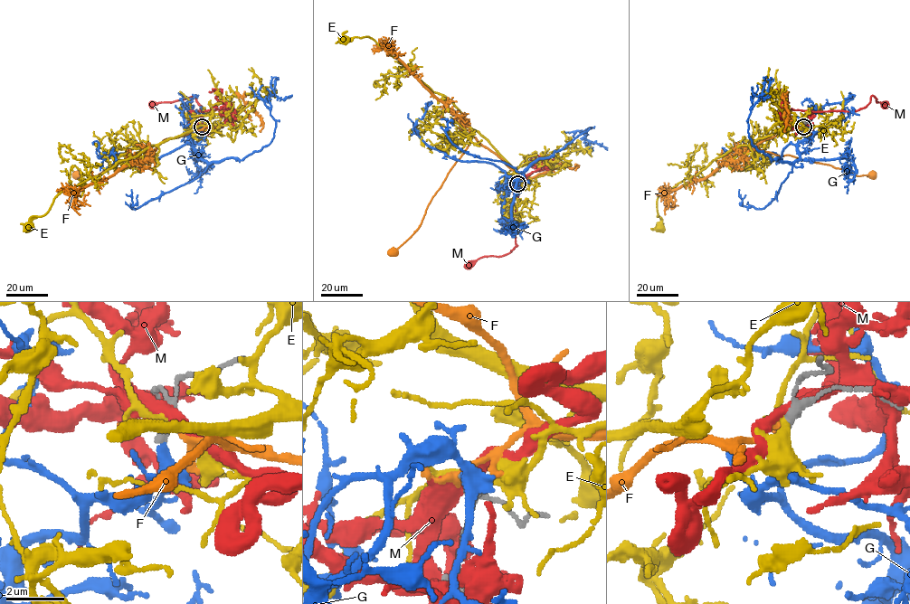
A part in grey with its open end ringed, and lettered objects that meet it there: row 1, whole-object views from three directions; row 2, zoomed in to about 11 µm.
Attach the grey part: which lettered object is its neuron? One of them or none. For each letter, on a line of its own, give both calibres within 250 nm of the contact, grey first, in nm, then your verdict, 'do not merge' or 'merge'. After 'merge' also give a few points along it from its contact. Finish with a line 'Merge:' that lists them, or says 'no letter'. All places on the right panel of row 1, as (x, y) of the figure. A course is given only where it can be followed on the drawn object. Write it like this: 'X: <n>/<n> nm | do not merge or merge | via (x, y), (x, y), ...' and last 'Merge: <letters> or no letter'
E: 320/240 nm | do not merge
F: 320/240 nm | do not merge
G: 280/360 nm | merge | via (803, 127), (811, 134), (798, 144), (800, 158), (792, 163), (772, 160), (753, 146), (747, 119), (764, 79)
M: 320/360 nm | do not merge
Merge: G

